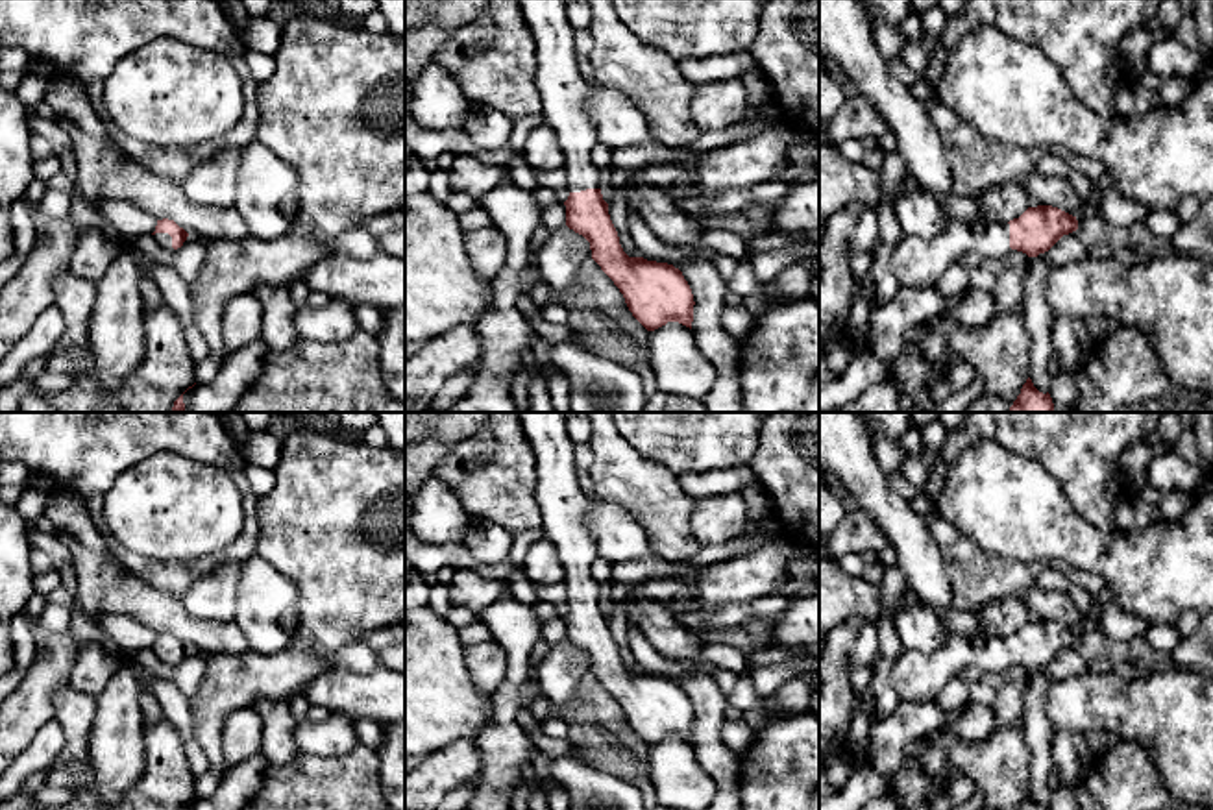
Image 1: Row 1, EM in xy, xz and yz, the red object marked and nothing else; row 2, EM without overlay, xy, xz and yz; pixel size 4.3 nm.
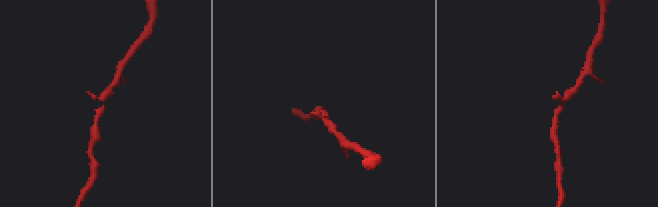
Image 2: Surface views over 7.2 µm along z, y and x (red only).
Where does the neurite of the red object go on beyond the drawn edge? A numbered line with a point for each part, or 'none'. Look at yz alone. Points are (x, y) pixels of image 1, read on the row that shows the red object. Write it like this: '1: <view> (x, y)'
1: yz (918, 263)

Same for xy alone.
1: xy (163, 239)

